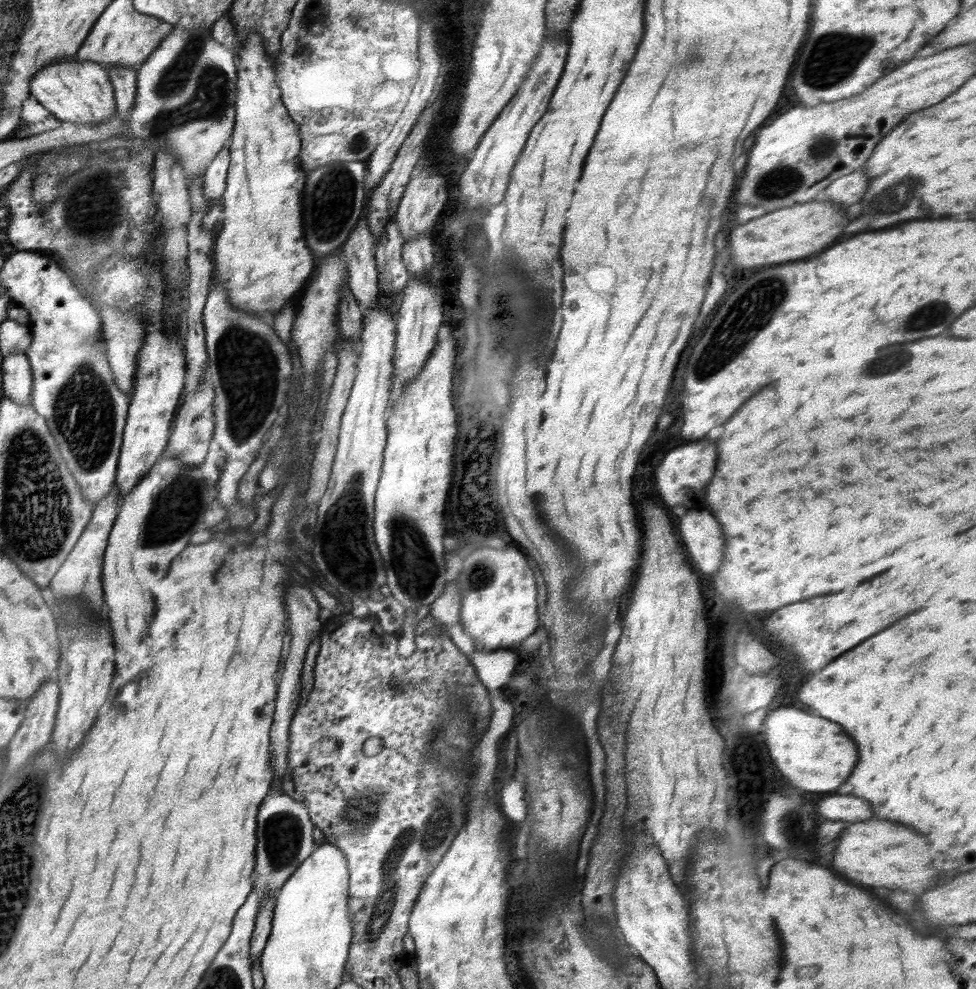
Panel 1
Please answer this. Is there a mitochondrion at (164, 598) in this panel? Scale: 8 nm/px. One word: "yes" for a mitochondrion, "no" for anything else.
no

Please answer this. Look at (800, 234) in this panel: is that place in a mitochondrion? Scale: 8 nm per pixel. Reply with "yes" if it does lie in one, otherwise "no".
no

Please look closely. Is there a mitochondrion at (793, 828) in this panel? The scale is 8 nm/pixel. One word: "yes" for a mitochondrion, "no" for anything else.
yes

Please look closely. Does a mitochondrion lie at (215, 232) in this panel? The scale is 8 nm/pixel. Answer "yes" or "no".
no

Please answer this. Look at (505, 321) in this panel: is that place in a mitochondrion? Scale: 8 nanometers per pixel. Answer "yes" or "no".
yes

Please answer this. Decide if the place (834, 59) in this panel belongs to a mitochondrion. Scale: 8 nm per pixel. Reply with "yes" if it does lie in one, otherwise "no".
yes

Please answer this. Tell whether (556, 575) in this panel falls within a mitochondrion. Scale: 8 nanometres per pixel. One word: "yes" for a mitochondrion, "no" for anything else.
no

